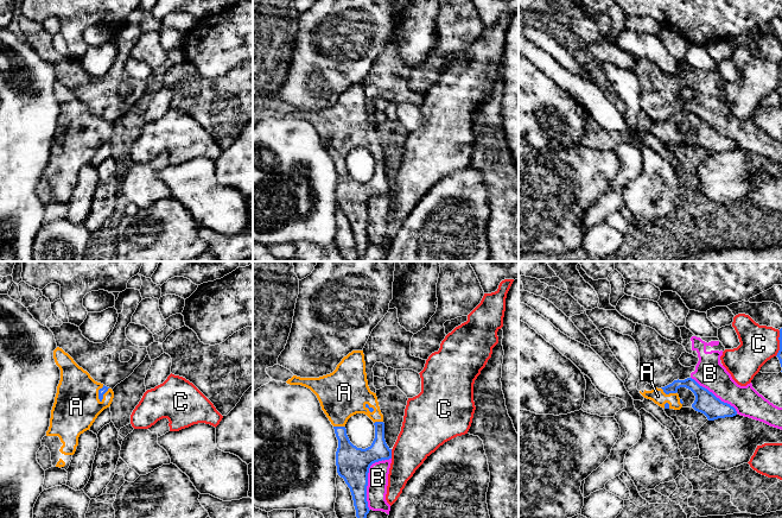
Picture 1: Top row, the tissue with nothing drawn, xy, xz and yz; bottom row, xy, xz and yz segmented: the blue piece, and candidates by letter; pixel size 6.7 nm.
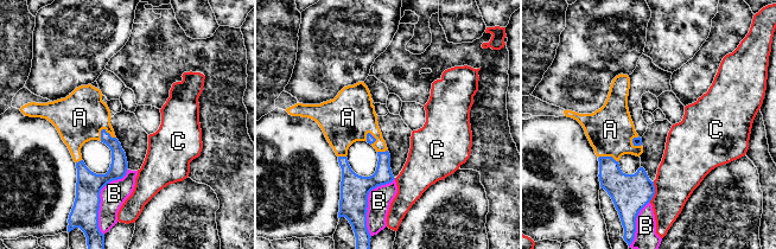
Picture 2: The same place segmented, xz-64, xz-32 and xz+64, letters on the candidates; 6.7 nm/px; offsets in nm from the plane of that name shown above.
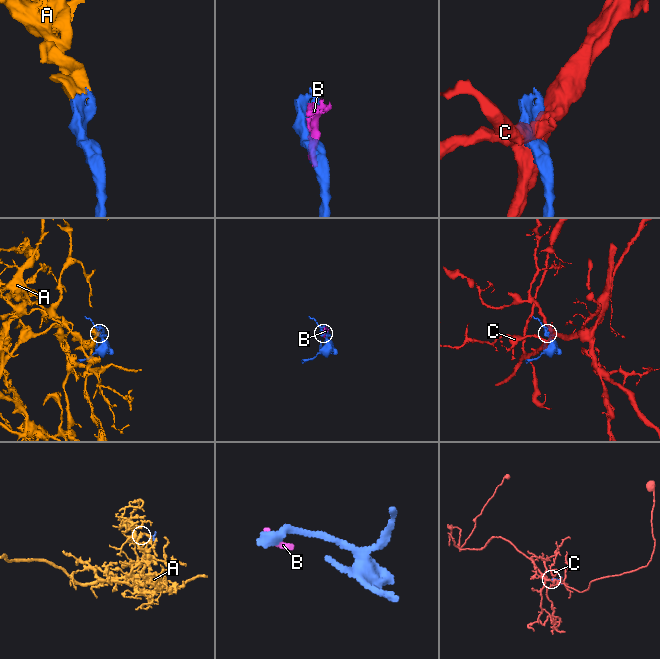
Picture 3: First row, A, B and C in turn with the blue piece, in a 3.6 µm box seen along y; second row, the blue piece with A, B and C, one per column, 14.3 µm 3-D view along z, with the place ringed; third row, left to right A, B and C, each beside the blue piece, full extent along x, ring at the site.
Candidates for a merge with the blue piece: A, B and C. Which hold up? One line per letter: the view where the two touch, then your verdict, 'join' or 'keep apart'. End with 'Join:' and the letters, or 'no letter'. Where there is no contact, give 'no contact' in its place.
A: meets blue in xy; join
B: meets blue in xz; keep apart
C: meets blue in xz; keep apart
Join: A

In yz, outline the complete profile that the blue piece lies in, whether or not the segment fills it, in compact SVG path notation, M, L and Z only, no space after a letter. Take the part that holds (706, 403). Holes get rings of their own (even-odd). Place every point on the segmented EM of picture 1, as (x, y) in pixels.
M687 378L685 380L678 379L665 387L654 387L651 391L644 390L643 393L641 391L640 393L644 398L653 400L655 404L663 409L680 410L684 403L676 393L680 387L686 387L694 393L695 400L692 404L692 408L695 411L704 413L708 421L733 417L737 415L737 411L733 406L721 402L712 392L700 386L692 378Z

